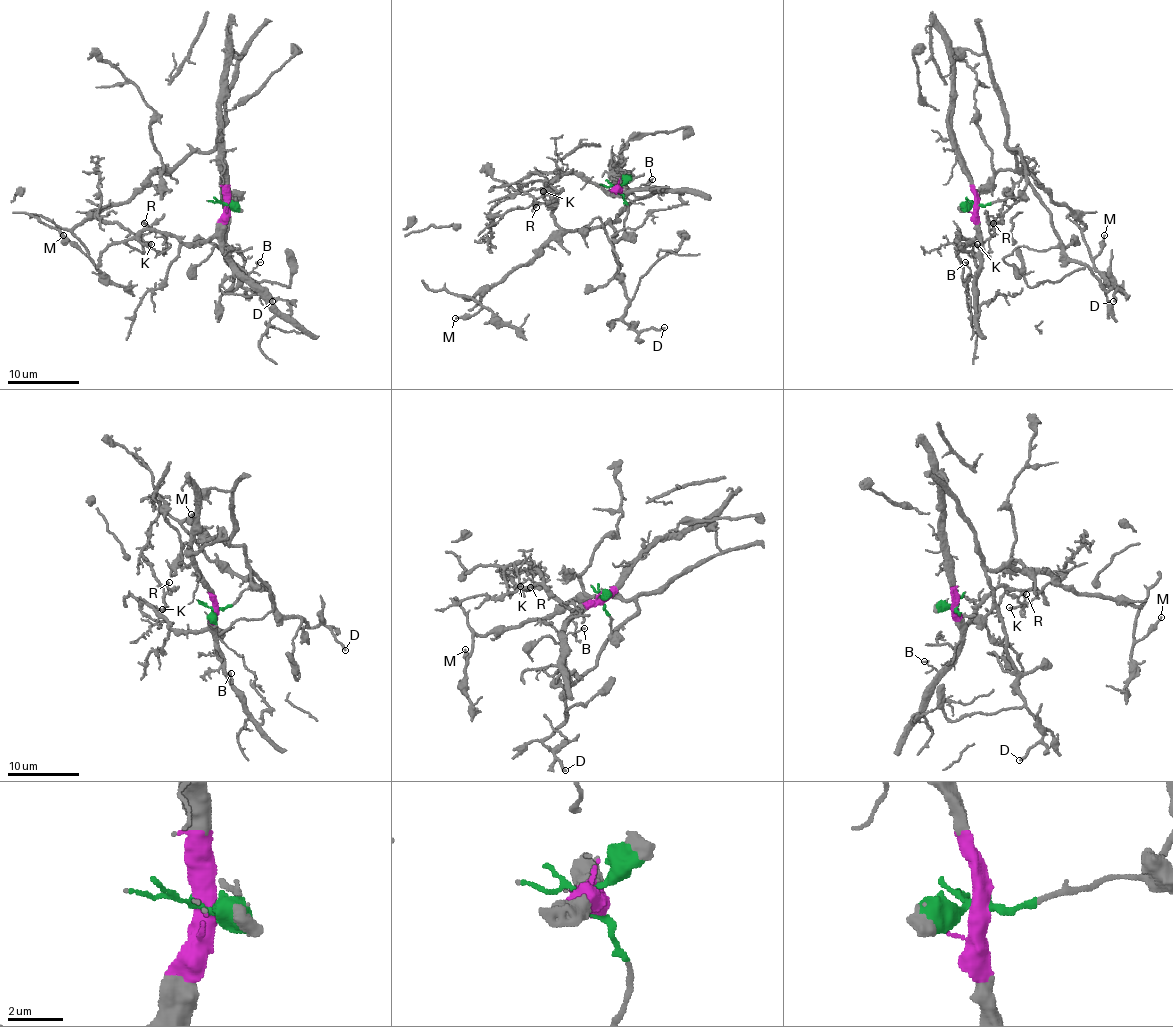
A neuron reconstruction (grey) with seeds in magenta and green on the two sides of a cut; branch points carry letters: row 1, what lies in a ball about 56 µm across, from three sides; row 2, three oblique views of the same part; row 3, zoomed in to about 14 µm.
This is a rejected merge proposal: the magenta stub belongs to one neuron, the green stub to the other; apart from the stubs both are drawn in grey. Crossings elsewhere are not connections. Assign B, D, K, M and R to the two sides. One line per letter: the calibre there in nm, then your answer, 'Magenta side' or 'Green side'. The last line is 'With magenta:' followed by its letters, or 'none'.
B: Thickness 120 nm. Magenta side
D: Thickness 200 nm. Green side
K: Thickness 100 nm. Magenta side
M: Thickness 140 nm. Green side
R: Thickness 120 nm. Magenta side
With magenta: B, K, R

